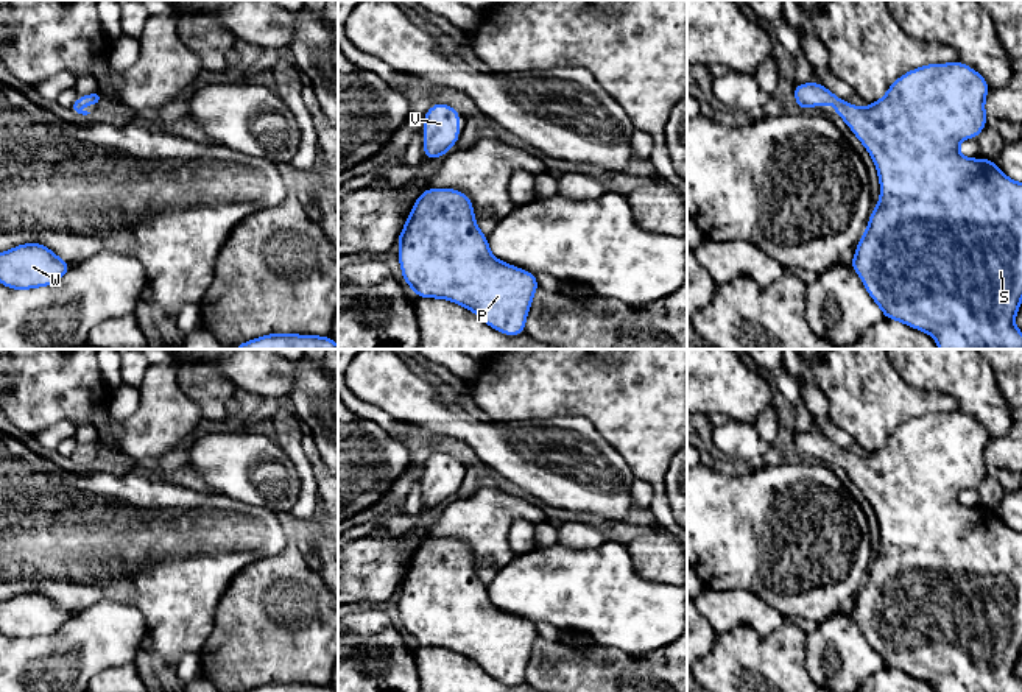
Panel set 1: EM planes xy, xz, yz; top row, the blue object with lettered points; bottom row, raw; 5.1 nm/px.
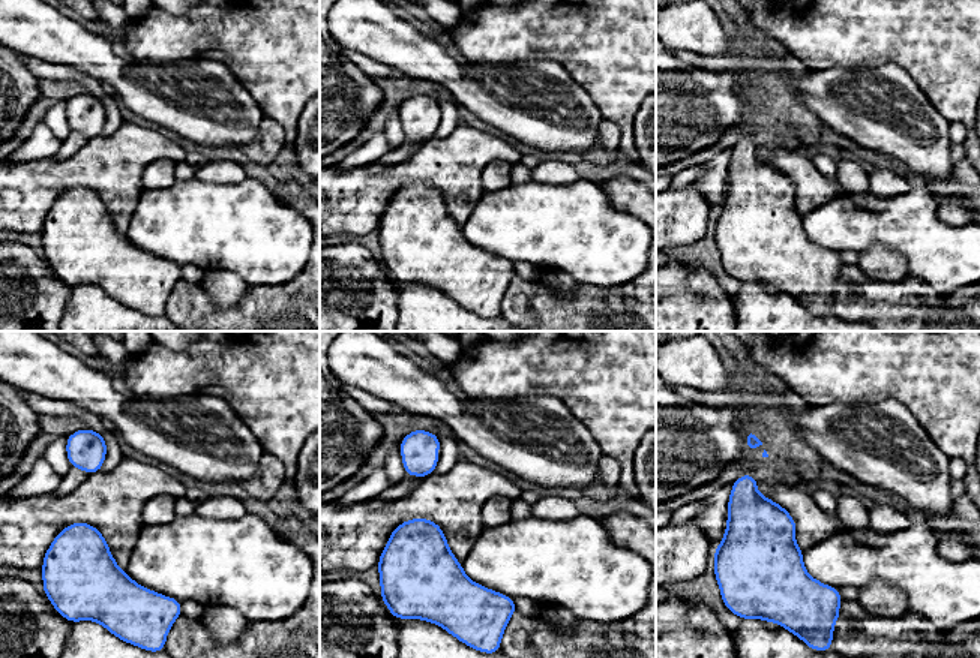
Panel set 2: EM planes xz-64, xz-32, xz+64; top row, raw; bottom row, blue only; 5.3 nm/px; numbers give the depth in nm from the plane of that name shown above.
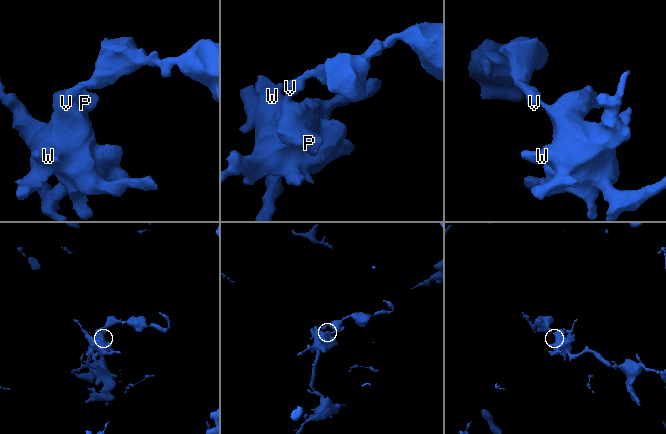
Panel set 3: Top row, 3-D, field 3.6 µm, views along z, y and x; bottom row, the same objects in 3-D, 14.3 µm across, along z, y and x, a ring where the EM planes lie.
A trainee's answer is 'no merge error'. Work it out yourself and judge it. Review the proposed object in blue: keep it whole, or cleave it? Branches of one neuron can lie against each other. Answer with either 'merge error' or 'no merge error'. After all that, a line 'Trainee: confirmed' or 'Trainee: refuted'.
no merge error
Trainee: confirmed

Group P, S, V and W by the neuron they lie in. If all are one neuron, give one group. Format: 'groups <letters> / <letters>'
groups P S V W

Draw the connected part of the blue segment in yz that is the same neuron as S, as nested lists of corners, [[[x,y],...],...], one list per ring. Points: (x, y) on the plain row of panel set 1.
[[[960,410],[927,413],[907,421],[890,435],[882,449],[871,452],[868,457],[857,457],[843,450],[819,432],[795,433],[796,455],[804,460],[807,455],[833,454],[835,463],[848,472],[877,516],[880,549],[872,558],[863,586],[857,592],[851,616],[863,628],[865,639],[882,658],[885,667],[897,669],[913,678],[927,681],[936,692],[1022,692],[1022,681],[1014,675],[1014,667],[1022,651],[1022,531],[1010,528],[989,508],[971,508],[958,500],[958,494],[966,486],[975,488],[986,475],[985,447],[988,441],[989,435],[985,427]]]

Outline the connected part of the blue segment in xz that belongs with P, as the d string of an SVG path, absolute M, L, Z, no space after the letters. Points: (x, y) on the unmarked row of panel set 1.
M424 539L397 594L404 630L419 647L456 651L505 684L525 681L537 628L492 605L464 542Z

